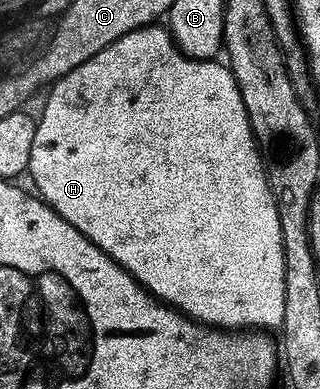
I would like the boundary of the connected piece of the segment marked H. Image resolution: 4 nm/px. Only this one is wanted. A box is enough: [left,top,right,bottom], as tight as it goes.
[28,28,284,331]

